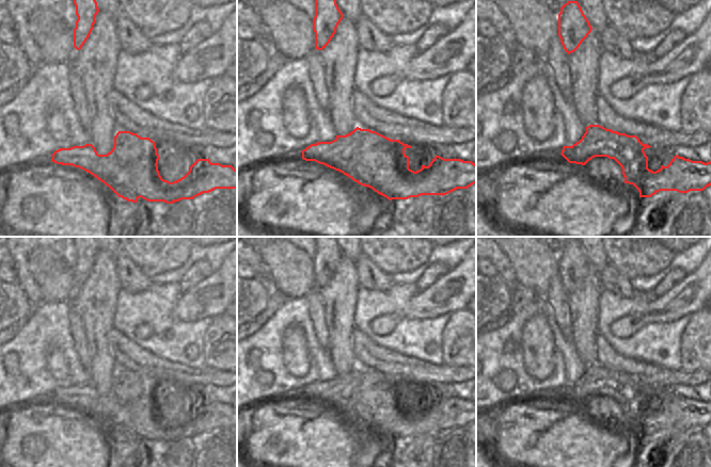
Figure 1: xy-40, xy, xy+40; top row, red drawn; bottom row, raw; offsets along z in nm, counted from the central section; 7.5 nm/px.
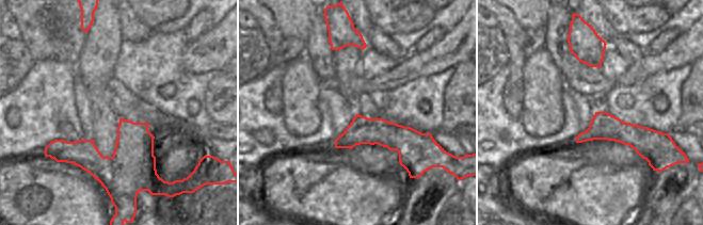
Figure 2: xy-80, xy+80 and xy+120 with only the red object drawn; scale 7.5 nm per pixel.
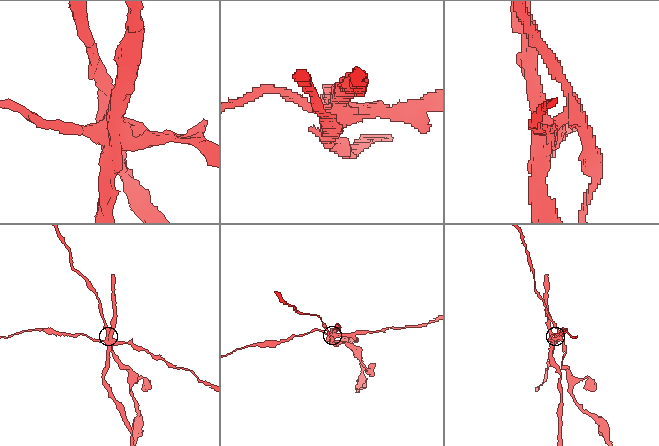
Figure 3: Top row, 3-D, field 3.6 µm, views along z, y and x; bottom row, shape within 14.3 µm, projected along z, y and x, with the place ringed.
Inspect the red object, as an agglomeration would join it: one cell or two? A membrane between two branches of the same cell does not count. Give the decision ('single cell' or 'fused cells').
fused cells

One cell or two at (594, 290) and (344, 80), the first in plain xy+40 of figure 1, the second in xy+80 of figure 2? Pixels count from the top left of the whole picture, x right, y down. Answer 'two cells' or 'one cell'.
one cell

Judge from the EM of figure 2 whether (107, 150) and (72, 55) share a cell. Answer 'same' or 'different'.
different

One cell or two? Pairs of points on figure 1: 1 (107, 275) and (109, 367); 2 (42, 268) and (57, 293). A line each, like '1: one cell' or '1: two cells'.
1: one cell
2: one cell

